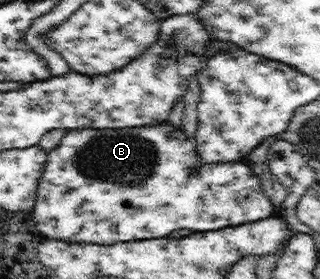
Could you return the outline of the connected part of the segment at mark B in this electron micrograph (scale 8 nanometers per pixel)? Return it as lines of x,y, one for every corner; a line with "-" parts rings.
169,122
157,126
144,128
120,129
81,129
65,134
58,147
51,149
48,154
42,178
38,180
37,196
31,211
35,228
44,238
49,240
62,240
83,244
112,245
118,242
163,238
176,229
191,229
194,232
209,232
230,226
242,225
253,221
260,221
276,214
277,208
270,198
262,191
262,184
250,167
243,161
230,163
210,163
200,166
195,136
184,133
182,128
176,128

